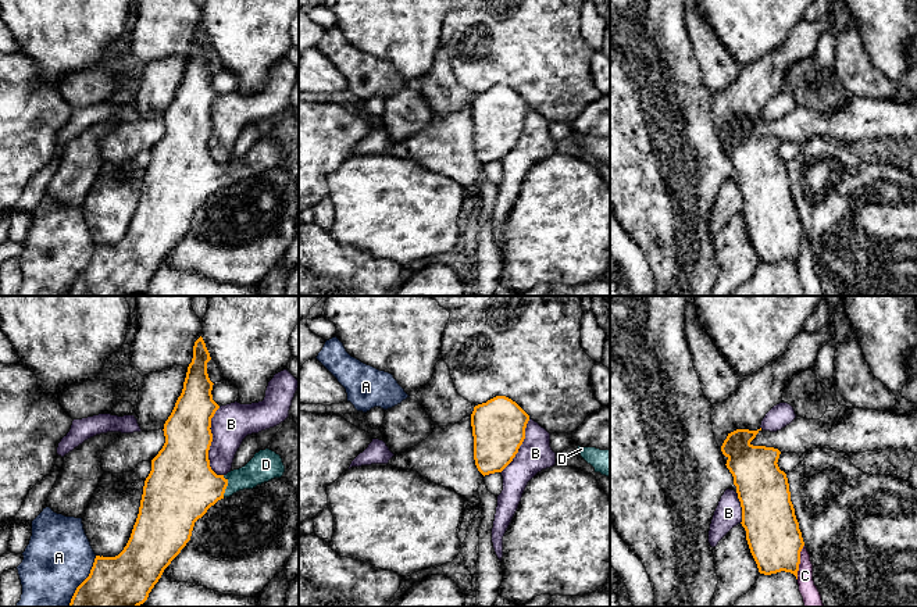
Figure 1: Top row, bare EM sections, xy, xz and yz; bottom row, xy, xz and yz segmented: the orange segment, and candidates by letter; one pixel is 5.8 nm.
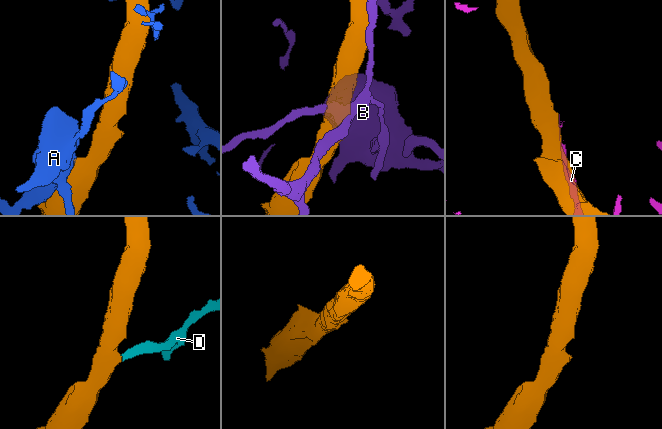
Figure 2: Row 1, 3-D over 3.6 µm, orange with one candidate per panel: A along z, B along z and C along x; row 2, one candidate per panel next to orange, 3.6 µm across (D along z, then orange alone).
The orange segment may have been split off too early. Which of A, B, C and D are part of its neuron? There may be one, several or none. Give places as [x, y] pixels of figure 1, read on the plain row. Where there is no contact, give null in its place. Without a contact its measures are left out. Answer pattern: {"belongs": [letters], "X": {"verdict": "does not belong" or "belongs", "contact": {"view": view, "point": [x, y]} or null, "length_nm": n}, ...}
{"belongs": ["D"], "A": {"verdict": "does not belong", "contact": {"view": "xy", "point": [84, 270]}, "length_nm": 340}, "B": {"verdict": "does not belong", "contact": {"view": "xy", "point": [211, 129]}, "length_nm": 400}, "C": {"verdict": "does not belong", "contact": {"view": "yz", "point": [799, 250]}, "length_nm": 200}, "D": {"verdict": "belongs", "contact": {"view": "xy", "point": [227, 174]}, "length_nm": 130}}

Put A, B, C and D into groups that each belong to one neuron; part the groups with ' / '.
A / B / C / D

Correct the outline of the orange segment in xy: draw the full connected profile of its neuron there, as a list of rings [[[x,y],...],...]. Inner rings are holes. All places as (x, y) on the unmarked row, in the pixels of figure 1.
[[[203,26],[193,35],[183,78],[164,113],[165,132],[151,149],[151,160],[144,169],[139,203],[131,226],[115,246],[96,244],[89,265],[76,276],[68,296],[139,296],[143,293],[164,258],[190,229],[195,211],[218,189],[243,178],[281,167],[285,161],[282,147],[265,138],[242,157],[217,164],[208,149],[213,131],[211,107],[220,94],[213,89],[213,71],[207,63],[211,49]]]

